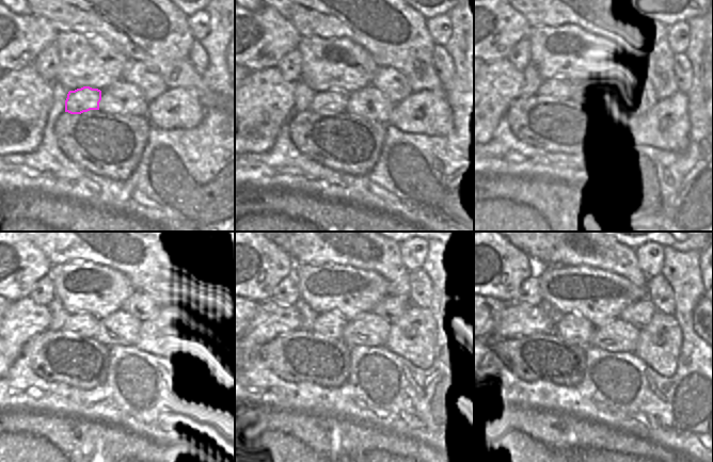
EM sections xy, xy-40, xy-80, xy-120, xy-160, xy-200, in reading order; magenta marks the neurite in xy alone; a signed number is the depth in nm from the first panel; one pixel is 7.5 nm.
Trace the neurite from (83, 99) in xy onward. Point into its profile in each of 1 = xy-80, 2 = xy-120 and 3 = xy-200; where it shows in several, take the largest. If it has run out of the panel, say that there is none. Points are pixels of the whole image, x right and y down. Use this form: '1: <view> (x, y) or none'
1: xy-80 (563, 88)
2: xy-120 (86, 324)
3: xy-200 (574, 329)

